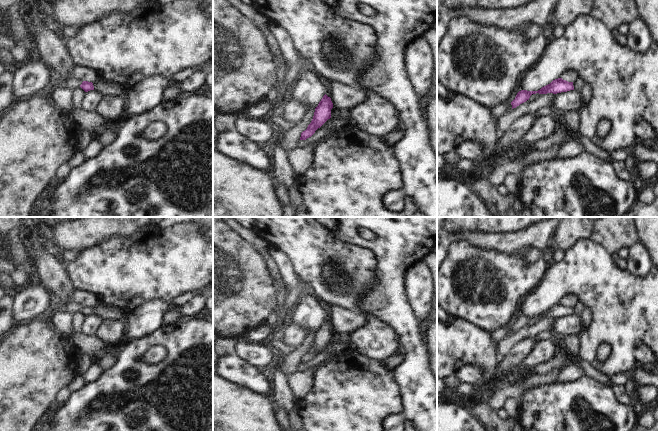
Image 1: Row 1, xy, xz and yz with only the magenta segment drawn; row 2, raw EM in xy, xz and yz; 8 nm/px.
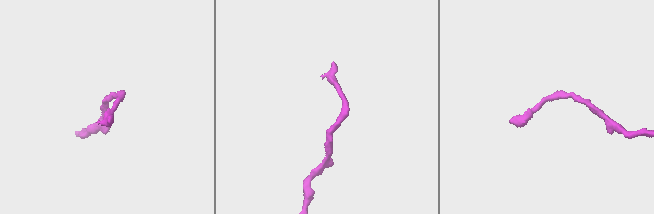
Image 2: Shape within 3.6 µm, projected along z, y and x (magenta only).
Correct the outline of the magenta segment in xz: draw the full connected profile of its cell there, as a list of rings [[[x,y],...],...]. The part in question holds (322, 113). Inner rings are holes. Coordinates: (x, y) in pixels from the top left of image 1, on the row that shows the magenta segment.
[[[326,94],[323,96],[318,106],[315,108],[314,116],[307,129],[301,133],[300,140],[311,137],[328,119],[331,118],[333,103]]]

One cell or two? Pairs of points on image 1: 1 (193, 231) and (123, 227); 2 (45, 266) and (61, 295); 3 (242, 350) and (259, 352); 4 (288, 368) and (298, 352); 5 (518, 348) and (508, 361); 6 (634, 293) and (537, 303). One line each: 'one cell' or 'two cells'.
1: two cells
2: one cell
3: one cell
4: one cell
5: one cell
6: one cell

